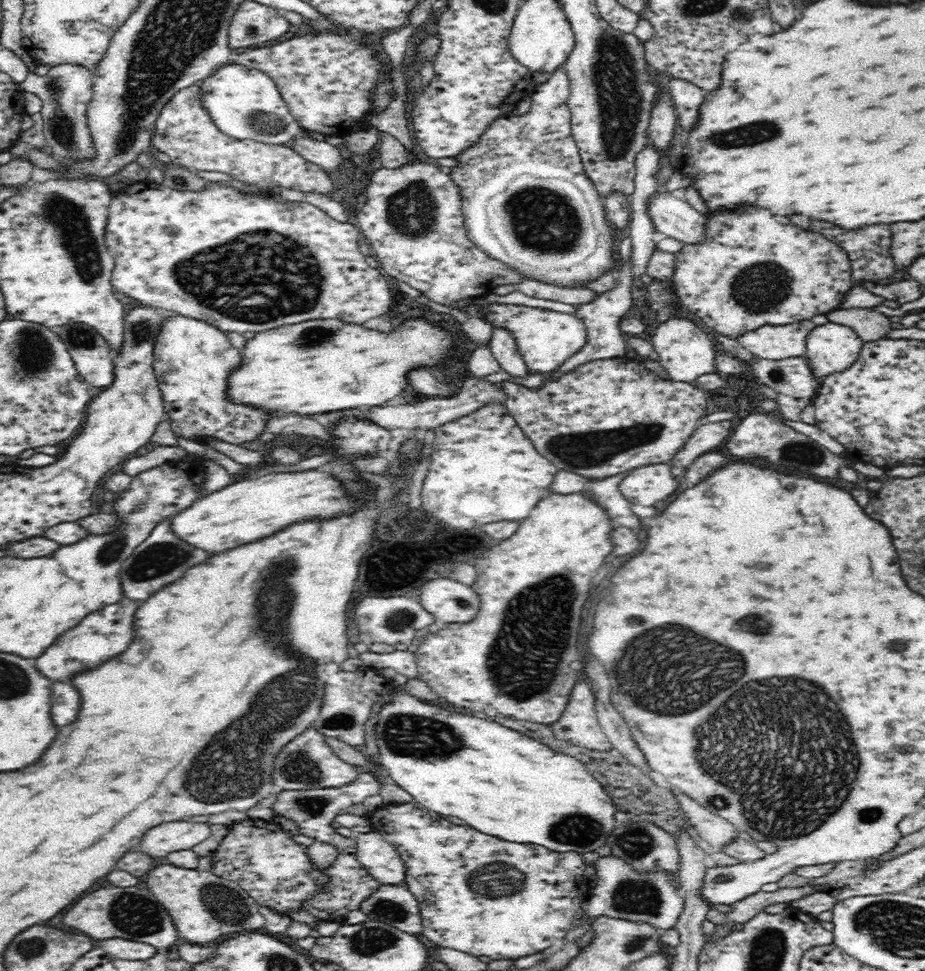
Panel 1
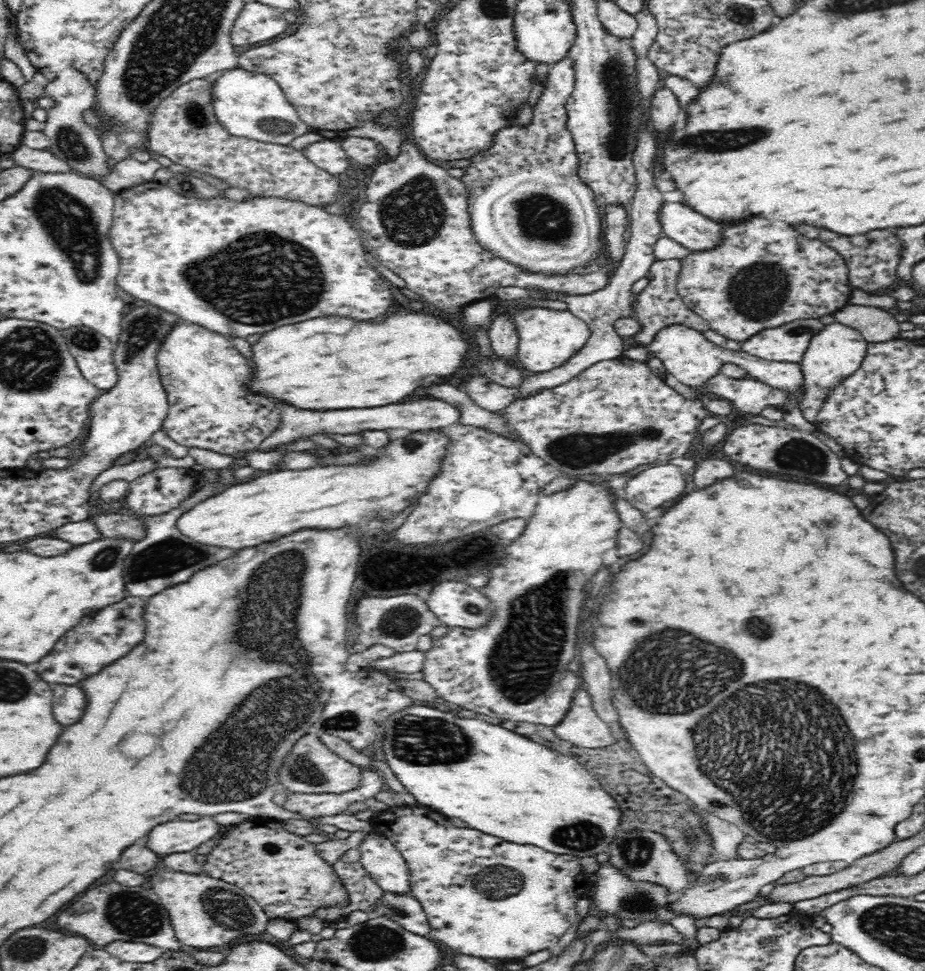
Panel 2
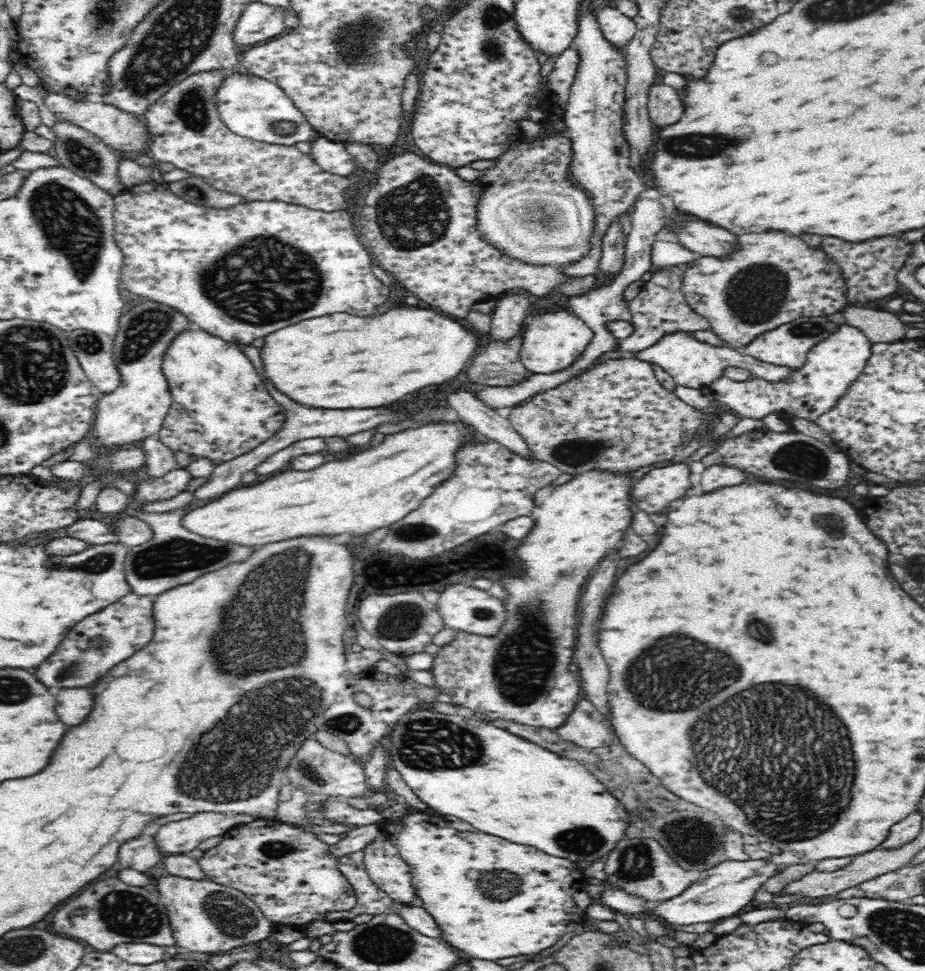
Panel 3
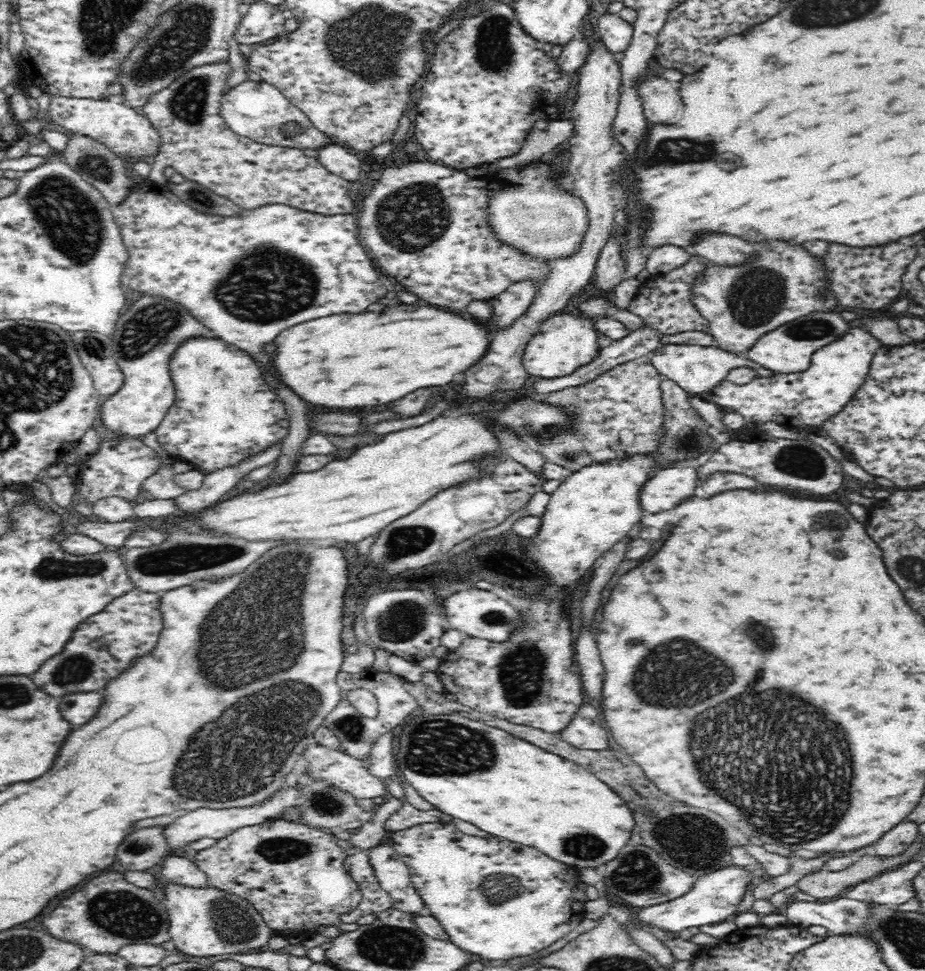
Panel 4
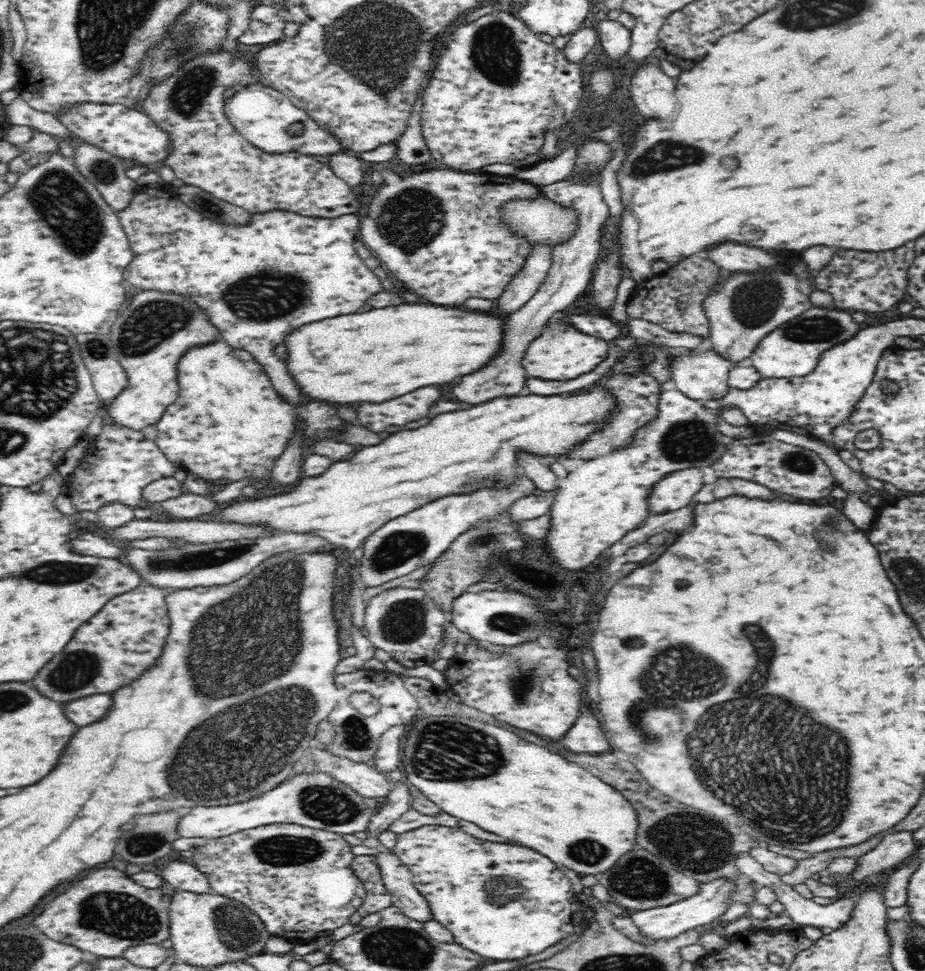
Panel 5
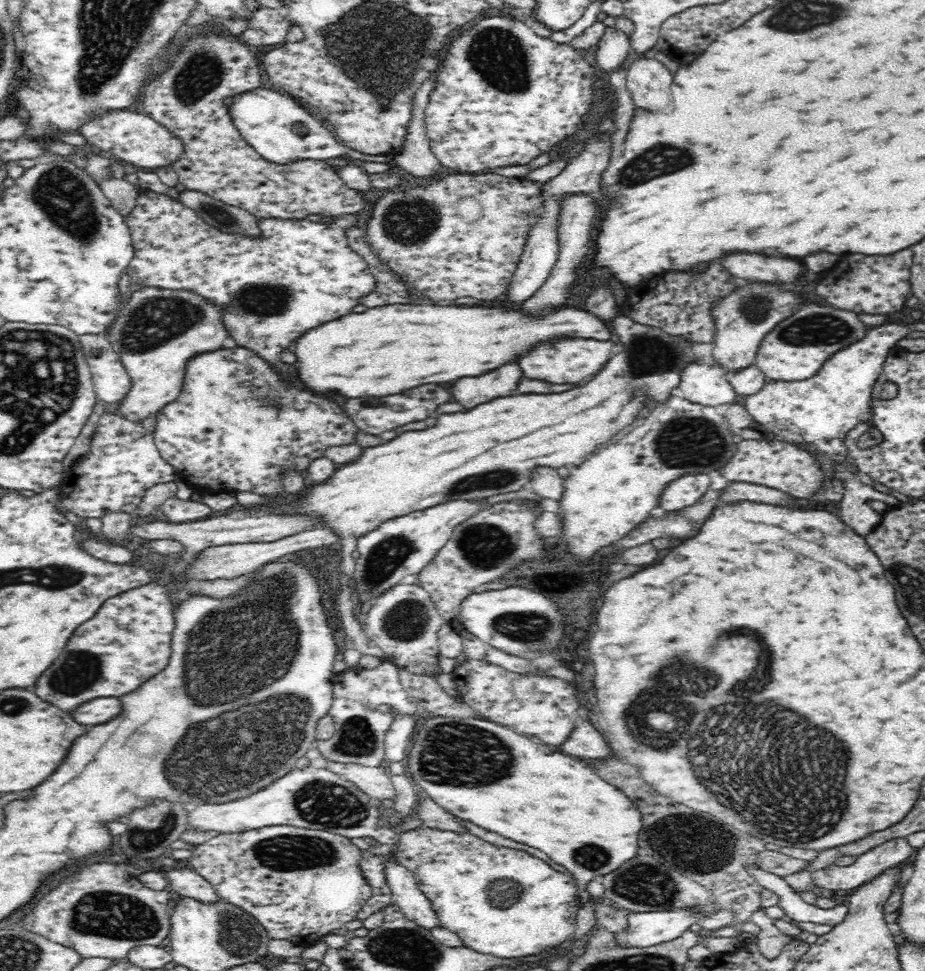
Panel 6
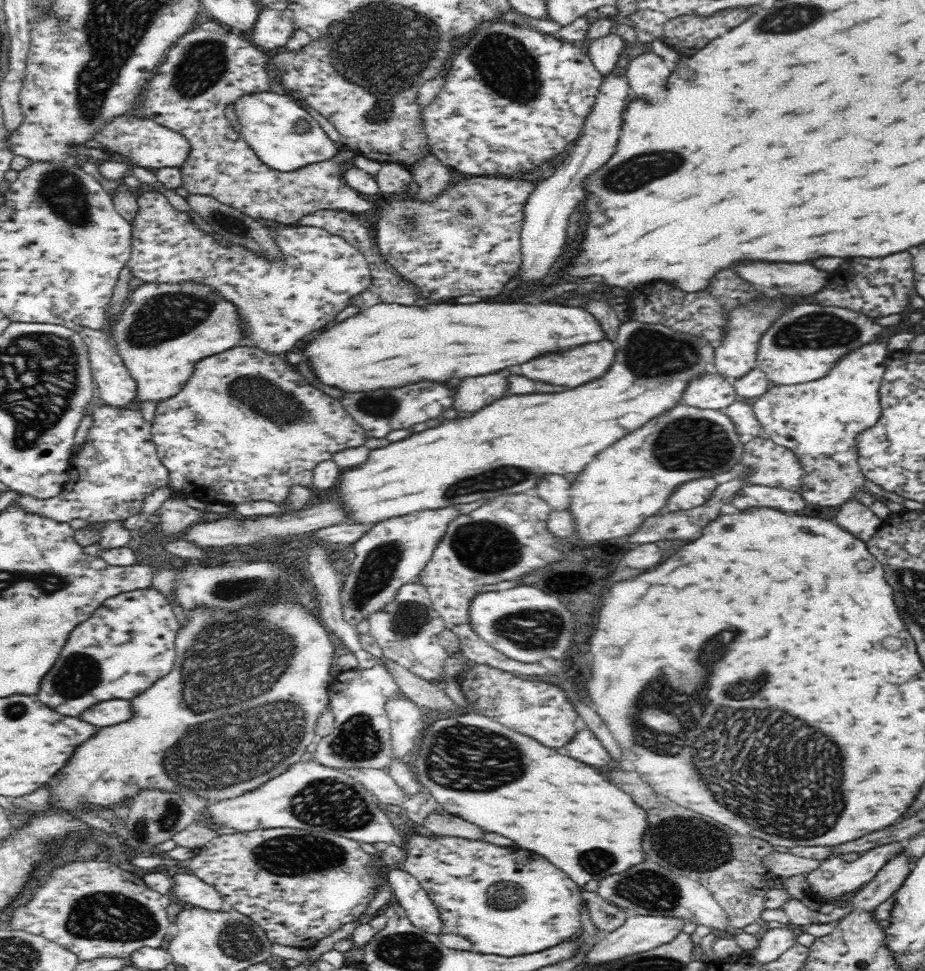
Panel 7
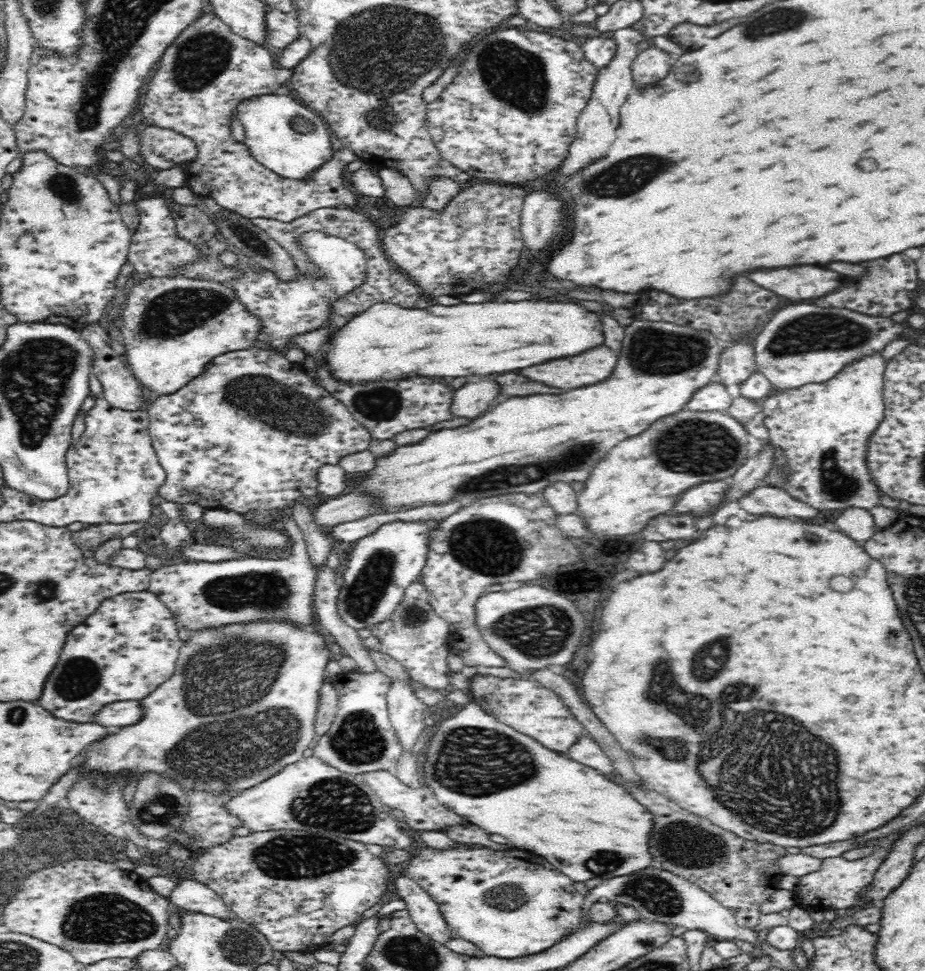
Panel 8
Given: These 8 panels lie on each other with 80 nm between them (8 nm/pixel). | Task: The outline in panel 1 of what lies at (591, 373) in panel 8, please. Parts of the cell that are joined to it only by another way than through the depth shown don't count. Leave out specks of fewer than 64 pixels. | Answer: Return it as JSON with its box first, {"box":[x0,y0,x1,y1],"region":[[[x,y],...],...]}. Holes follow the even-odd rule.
{"box":[480,302,587,373],"region":[[[497,302],[480,308],[480,313],[482,319],[490,323],[492,328],[509,332],[516,341],[518,352],[525,360],[527,368],[538,373],[547,373],[563,365],[573,354],[580,352],[587,341],[585,324],[575,314]]]}

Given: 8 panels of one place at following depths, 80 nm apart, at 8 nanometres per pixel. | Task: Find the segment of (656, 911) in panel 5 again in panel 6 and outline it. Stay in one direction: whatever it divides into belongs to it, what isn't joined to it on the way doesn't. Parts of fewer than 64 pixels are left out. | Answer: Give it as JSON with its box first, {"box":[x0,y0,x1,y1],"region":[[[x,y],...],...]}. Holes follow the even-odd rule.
{"box":[613,910,700,948],"region":[[[664,910],[628,913],[627,925],[613,933],[617,948],[650,948],[678,938],[700,921],[697,910]]]}

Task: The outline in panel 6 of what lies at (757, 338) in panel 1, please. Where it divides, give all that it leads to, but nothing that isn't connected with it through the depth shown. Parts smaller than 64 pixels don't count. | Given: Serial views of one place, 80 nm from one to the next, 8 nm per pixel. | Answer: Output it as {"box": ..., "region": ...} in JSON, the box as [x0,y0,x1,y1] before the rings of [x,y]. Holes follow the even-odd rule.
{"box":[754,302,870,381],"region":[[[805,302],[761,340],[754,364],[771,381],[806,381],[816,376],[834,354],[866,339],[870,328],[860,320],[858,313]]]}

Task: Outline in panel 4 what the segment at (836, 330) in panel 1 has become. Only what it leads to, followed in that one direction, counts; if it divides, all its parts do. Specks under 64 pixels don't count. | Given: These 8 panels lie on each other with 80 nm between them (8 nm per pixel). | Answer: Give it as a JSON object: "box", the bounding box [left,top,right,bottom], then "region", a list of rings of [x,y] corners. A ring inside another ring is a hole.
{"box":[702,326,885,433],"region":[[[854,326],[849,332],[840,338],[836,343],[824,346],[814,353],[812,366],[806,372],[796,374],[770,375],[769,377],[757,376],[750,384],[734,384],[724,380],[718,388],[712,392],[702,394],[702,400],[713,402],[718,407],[734,410],[740,413],[748,422],[760,424],[763,422],[776,422],[784,428],[803,433],[804,430],[822,429],[824,422],[830,418],[838,416],[858,393],[858,390],[864,386],[868,372],[872,370],[872,360],[878,350],[885,346],[880,338],[877,338],[873,332],[867,331],[860,326]]]}

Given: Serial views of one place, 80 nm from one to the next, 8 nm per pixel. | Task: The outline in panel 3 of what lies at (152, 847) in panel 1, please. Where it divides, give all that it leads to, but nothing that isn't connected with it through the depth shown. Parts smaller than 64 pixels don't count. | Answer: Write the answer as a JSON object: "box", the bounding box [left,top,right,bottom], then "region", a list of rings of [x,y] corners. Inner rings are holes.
{"box":[153,812,262,855],"region":[[[196,812],[190,818],[166,823],[153,828],[156,843],[162,852],[170,855],[190,852],[212,836],[225,836],[237,827],[262,819],[250,814]]]}

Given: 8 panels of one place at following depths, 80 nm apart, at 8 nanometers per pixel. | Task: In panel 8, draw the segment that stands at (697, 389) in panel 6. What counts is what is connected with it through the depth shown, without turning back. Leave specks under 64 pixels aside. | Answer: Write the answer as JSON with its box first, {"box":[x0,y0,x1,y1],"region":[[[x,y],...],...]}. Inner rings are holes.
{"box":[685,381,734,412],"region":[[[713,381],[698,390],[685,408],[692,412],[726,412],[732,404],[733,396],[734,391]]]}

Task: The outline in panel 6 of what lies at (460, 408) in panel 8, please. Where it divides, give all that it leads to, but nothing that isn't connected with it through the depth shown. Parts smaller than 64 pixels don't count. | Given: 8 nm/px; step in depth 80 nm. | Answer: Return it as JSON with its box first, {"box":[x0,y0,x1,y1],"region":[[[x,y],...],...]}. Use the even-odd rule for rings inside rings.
{"box":[452,362,522,410],"region":[[[514,362],[510,366],[502,366],[490,374],[480,378],[462,378],[452,388],[453,400],[460,406],[472,410],[476,406],[492,402],[495,398],[507,397],[515,393],[514,382],[522,376],[520,366]]]}

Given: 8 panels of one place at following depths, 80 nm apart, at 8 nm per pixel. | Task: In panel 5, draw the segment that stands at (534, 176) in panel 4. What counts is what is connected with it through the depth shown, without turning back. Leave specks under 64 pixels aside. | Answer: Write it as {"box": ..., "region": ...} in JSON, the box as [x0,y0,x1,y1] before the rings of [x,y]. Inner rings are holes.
{"box":[505,196,576,246],"region":[[[544,196],[540,201],[509,203],[505,211],[511,226],[526,235],[530,244],[548,242],[554,246],[568,238],[576,228],[576,215],[560,210]]]}

